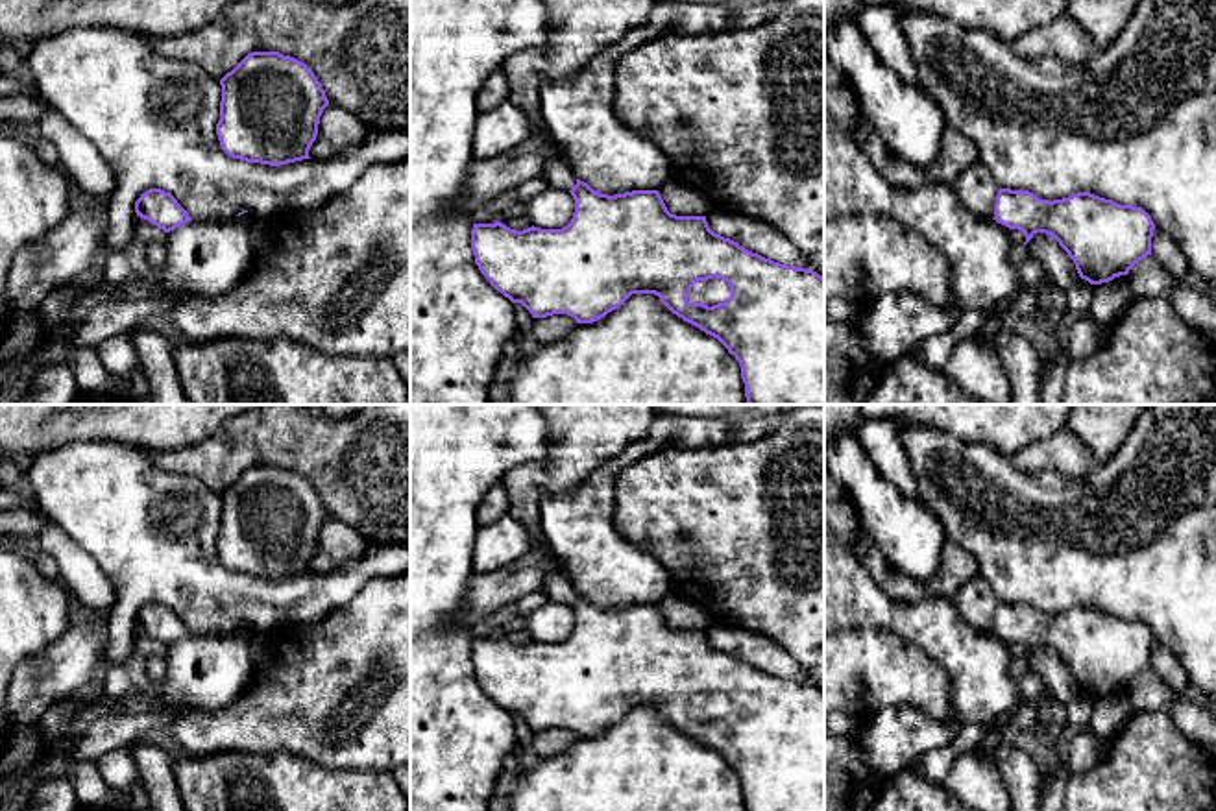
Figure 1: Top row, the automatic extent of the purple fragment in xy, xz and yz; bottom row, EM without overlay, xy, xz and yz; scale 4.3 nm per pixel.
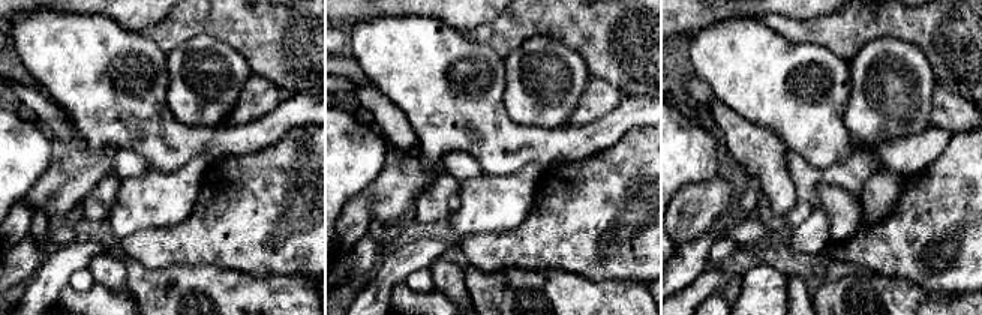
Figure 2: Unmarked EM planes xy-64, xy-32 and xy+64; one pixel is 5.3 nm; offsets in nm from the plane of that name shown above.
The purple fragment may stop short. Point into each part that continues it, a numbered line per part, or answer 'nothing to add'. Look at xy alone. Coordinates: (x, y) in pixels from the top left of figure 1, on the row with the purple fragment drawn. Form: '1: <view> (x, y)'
nothing to add

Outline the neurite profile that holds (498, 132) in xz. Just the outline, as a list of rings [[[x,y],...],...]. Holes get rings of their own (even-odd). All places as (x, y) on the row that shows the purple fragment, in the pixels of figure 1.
[[[508,100],[488,113],[479,113],[473,133],[473,159],[493,159],[519,146],[532,135],[529,115]]]

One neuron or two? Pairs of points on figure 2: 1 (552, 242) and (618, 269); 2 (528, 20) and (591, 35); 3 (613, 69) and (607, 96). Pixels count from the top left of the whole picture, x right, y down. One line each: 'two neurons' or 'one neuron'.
1: one neuron
2: one neuron
3: two neurons

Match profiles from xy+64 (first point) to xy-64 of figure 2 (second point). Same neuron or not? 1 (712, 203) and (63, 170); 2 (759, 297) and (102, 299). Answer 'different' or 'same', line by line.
1: same
2: different

